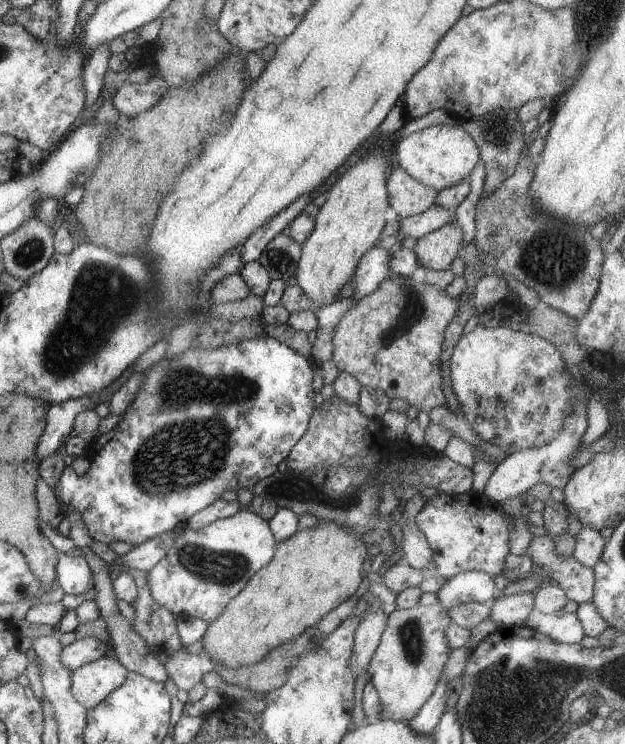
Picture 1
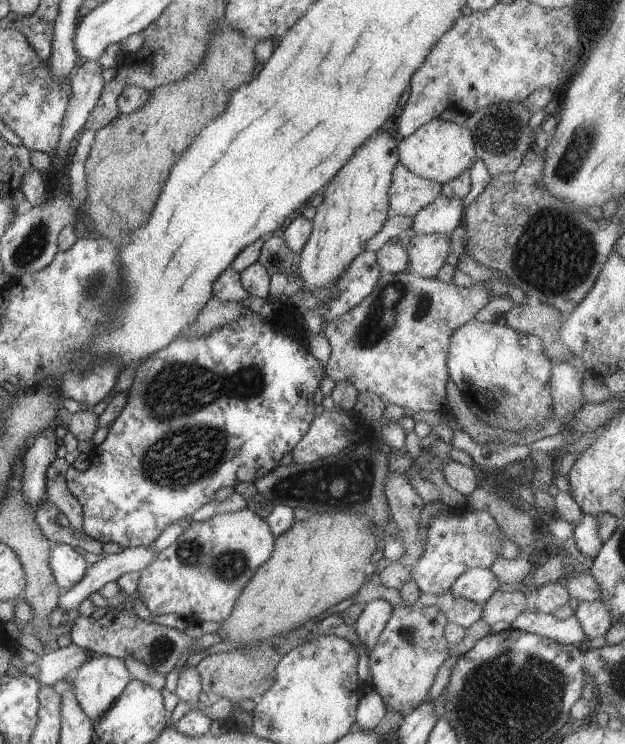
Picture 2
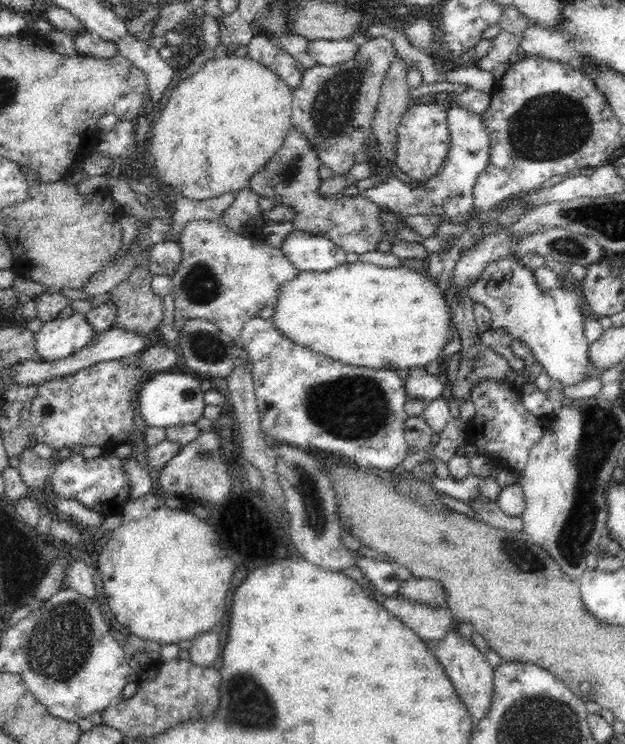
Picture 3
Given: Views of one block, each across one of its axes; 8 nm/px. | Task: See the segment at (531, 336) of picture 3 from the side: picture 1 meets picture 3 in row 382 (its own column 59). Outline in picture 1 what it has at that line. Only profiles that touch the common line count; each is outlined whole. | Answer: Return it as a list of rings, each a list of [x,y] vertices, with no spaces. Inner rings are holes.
[[[60,552],[57,579],[66,594],[86,594],[93,588],[94,575],[82,555],[71,556]]]

